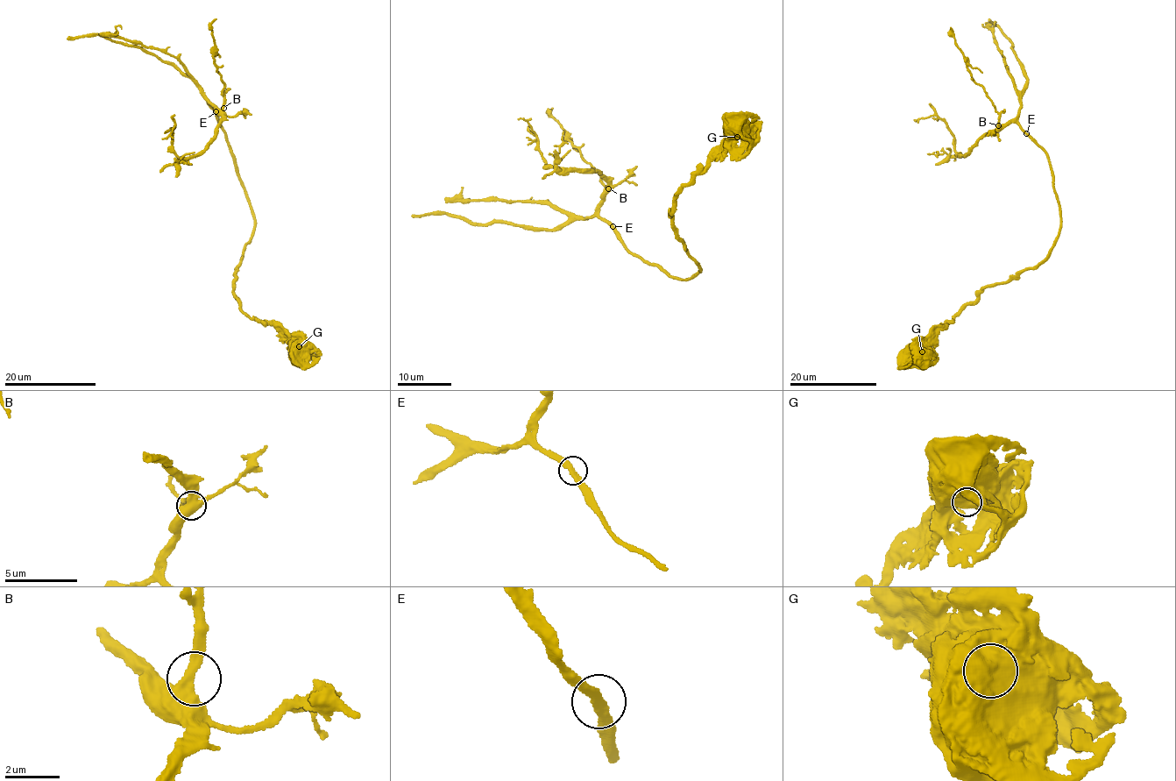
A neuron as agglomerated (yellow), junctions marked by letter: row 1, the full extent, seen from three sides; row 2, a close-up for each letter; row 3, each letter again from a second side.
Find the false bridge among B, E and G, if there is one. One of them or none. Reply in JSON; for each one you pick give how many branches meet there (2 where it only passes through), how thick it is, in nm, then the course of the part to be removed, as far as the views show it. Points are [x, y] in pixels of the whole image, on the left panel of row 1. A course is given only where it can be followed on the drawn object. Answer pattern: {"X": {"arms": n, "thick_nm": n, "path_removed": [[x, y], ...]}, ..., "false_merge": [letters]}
{"false_merge": []}

